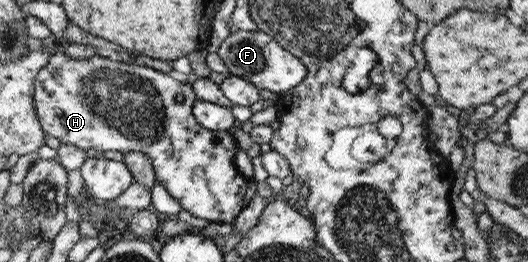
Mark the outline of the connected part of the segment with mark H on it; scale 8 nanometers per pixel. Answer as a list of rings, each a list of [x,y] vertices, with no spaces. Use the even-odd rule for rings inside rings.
[[[60,43],[49,52],[49,61],[34,77],[32,93],[34,112],[44,132],[93,156],[102,156],[106,150],[118,150],[122,154],[141,152],[151,160],[155,181],[162,184],[181,210],[208,223],[230,224],[236,219],[246,206],[244,193],[248,185],[248,178],[240,175],[234,166],[238,146],[229,131],[206,130],[194,120],[191,106],[196,97],[188,84],[124,59],[112,61],[97,54],[88,59],[70,59],[64,55]],[[176,94],[182,94],[182,102],[174,101]]]

